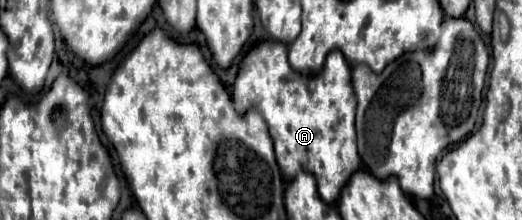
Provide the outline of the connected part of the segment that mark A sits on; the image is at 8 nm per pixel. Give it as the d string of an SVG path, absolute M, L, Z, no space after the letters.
M262 41L240 61L232 87L232 99L240 113L256 107L268 123L274 141L276 161L282 173L292 179L298 169L308 169L316 177L318 193L326 203L334 203L348 177L360 167L356 147L356 93L352 89L350 65L342 51L330 51L318 75L304 77L288 63L286 45Z

